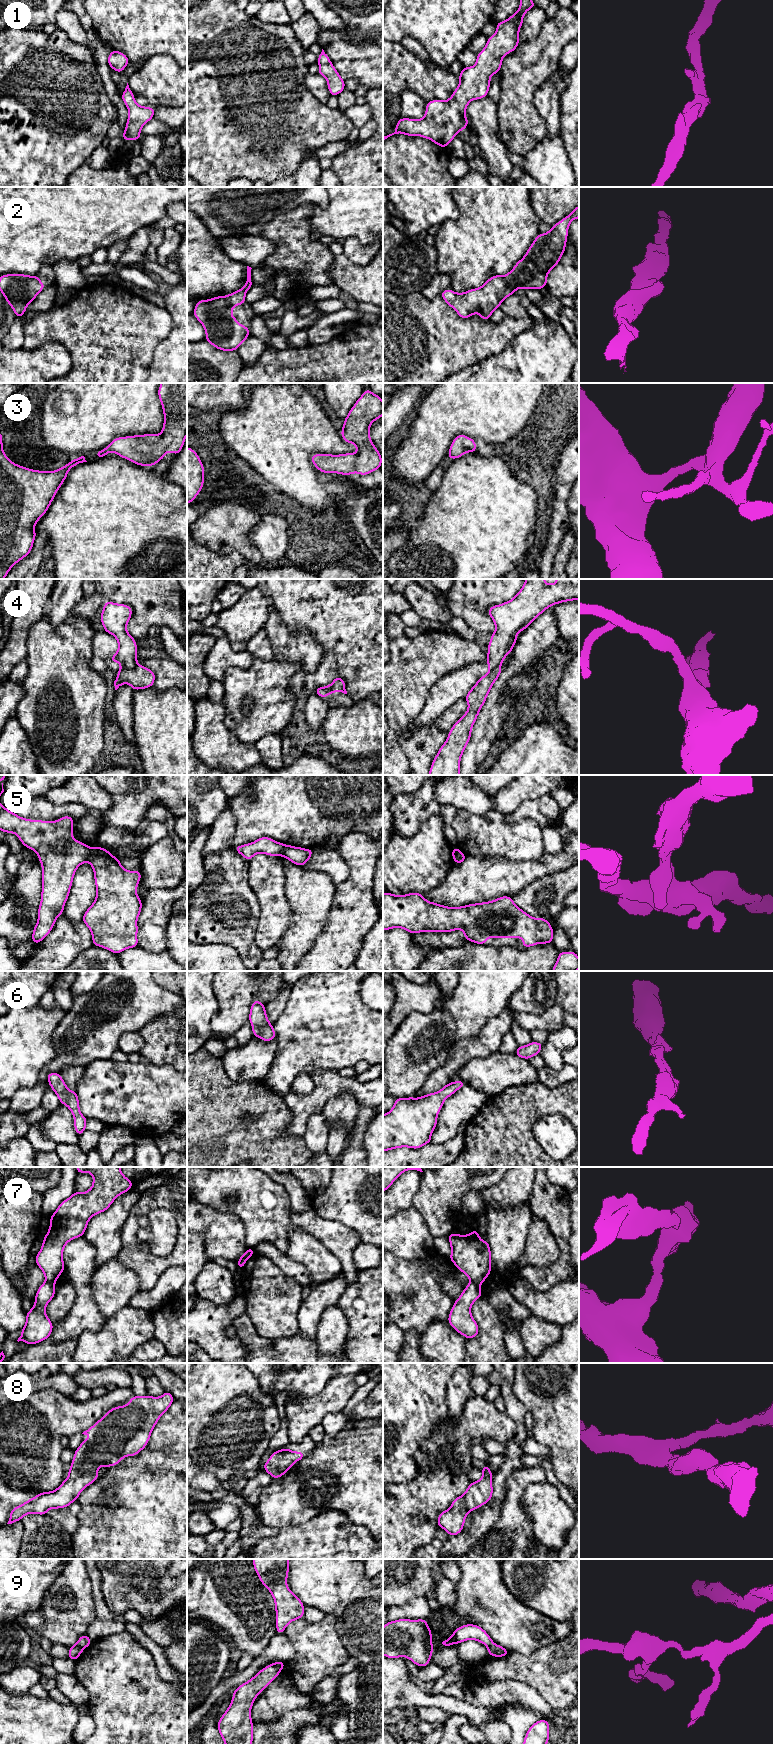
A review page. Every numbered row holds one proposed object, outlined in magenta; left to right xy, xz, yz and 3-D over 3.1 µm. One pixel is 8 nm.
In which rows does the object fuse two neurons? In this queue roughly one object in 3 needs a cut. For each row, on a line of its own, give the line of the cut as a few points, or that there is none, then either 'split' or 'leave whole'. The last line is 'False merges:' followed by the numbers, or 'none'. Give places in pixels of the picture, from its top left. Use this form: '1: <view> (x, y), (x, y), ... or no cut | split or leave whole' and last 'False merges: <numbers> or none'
1: no cut | leave whole
2: no cut | leave whole
3: no cut | leave whole
4: xy (138, 665), (133, 668), (122, 666) | split
5: xy (93, 849), (87, 860) | split
6: no cut | leave whole
7: xz (249, 1256), (238, 1263) | split
8: no cut | leave whole
9: xz (273, 1663), (280, 1671) | split
False merges: 4, 5, 7, 9

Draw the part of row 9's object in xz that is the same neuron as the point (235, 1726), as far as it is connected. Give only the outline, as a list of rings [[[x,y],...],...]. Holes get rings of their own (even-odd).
[[[271,1663],[234,1690],[232,1701],[217,1724],[225,1744],[252,1744],[251,1708],[253,1702],[280,1672]]]

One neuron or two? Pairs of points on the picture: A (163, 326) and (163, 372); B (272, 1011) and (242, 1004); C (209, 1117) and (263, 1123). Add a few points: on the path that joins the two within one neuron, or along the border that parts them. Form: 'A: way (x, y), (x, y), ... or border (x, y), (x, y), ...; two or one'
A: border (172, 318), (170, 333), (157, 345), (151, 360); two
B: border (281, 988), (265, 1005); two
C: way (222, 1130), (225, 1133), (250, 1133); one

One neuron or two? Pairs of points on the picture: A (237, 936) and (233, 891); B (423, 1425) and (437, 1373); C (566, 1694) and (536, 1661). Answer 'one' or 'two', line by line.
A: one
B: one
C: one

